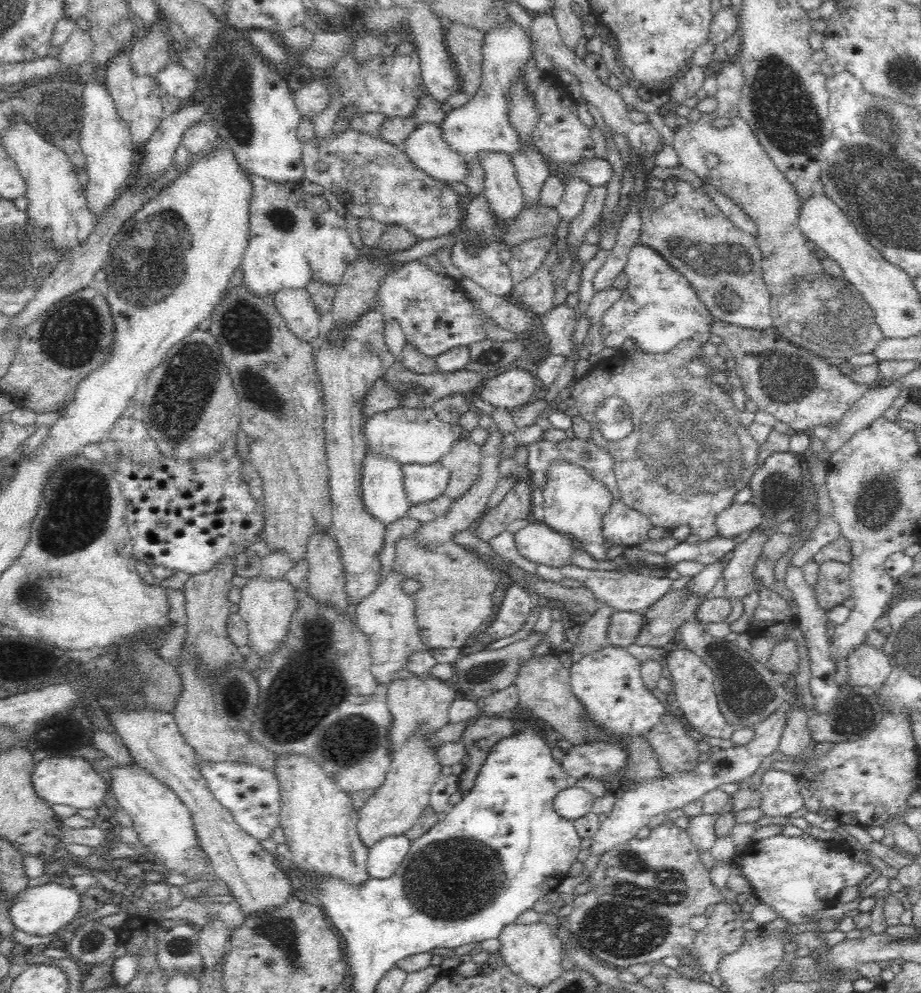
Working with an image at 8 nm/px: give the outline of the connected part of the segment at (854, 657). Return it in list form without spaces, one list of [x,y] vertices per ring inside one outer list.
[[[868,643],[858,645],[846,659],[851,687],[872,688],[881,692],[884,682],[890,676],[891,664],[883,649],[872,647]]]

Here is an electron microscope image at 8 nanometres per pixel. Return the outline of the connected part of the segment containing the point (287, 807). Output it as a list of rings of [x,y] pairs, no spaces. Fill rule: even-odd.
[[[290,754],[290,756],[275,756],[275,758],[274,773],[281,792],[280,827],[284,831],[292,862],[298,869],[302,869],[302,873],[310,873],[312,875],[310,879],[314,881],[322,877],[338,877],[346,883],[359,885],[370,879],[366,866],[369,848],[360,841],[357,832],[359,814],[354,810],[348,793],[338,789],[334,779],[324,773],[323,767],[306,756]]]

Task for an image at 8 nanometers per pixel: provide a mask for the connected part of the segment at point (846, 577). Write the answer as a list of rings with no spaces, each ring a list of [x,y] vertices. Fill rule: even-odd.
[[[835,560],[819,564],[819,575],[814,583],[813,591],[820,608],[832,610],[844,600],[851,598],[851,568]]]

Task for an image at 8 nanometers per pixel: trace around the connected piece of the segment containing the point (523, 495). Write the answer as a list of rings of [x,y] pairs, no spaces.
[[[529,480],[518,481],[503,499],[497,501],[496,506],[483,513],[473,527],[474,535],[489,542],[491,538],[506,531],[513,520],[531,520],[534,506],[531,501],[532,490]]]

